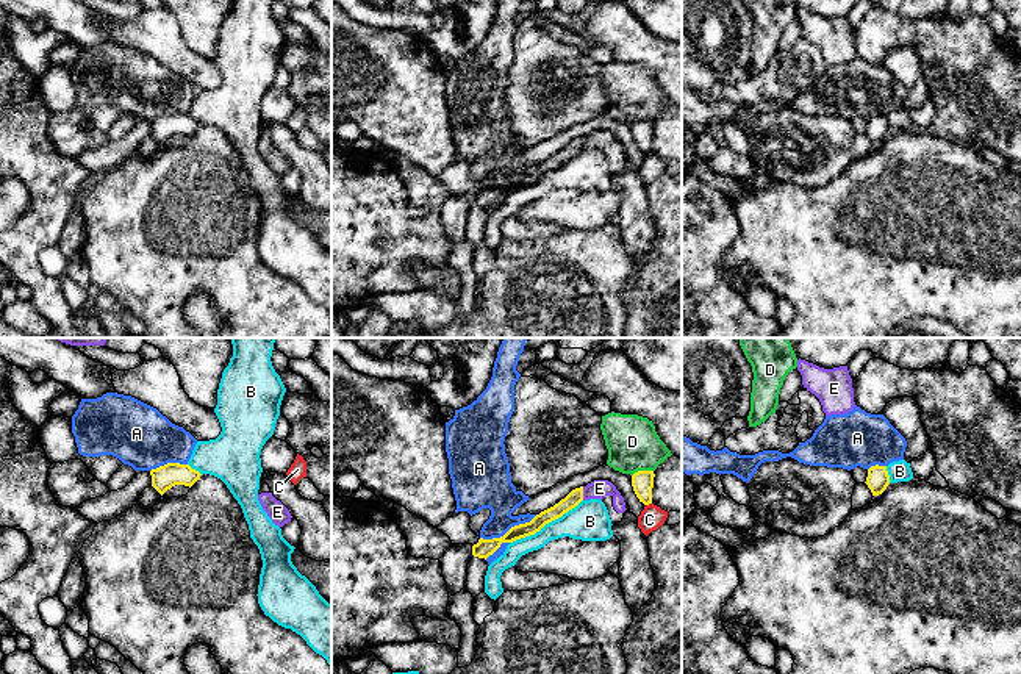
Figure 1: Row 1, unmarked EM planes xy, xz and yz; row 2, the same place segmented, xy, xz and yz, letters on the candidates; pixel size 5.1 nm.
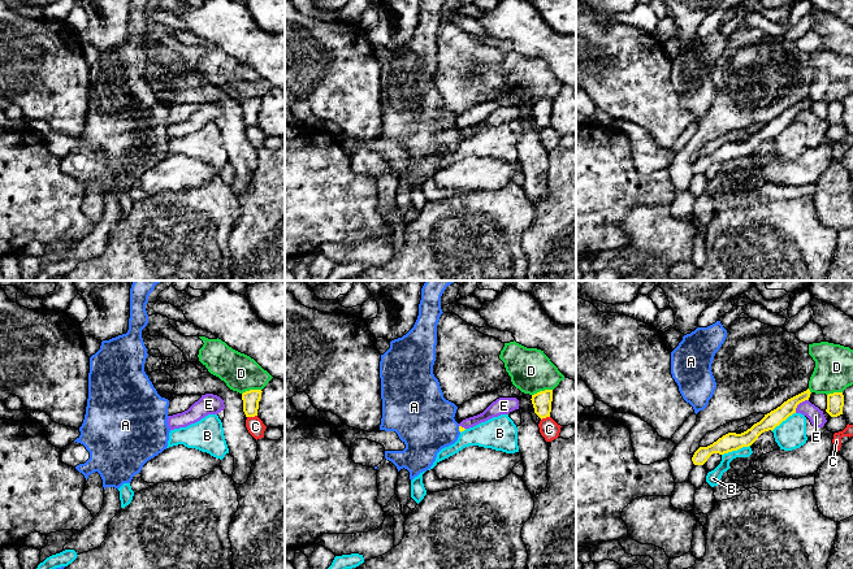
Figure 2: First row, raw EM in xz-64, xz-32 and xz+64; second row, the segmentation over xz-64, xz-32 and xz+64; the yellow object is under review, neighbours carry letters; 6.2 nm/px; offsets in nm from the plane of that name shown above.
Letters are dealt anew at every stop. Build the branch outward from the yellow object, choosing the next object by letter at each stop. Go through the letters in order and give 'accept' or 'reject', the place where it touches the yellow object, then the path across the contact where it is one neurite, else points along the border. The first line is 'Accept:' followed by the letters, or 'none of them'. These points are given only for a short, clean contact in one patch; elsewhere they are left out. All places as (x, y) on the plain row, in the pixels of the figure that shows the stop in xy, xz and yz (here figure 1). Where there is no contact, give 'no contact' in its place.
Accept: none of them
A: reject; meets yellow in xz at (510, 179); border along xz (537, 164), (529, 171), (512, 175), (499, 186), (480, 188)
B: reject; meets yellow in xz at (546, 172)
C: reject; meets yellow in xz at (648, 154); border along xz (651, 152), (646, 155)
D: reject; meets yellow in xz at (641, 121)
E: reject; meets yellow in xz at (582, 143)

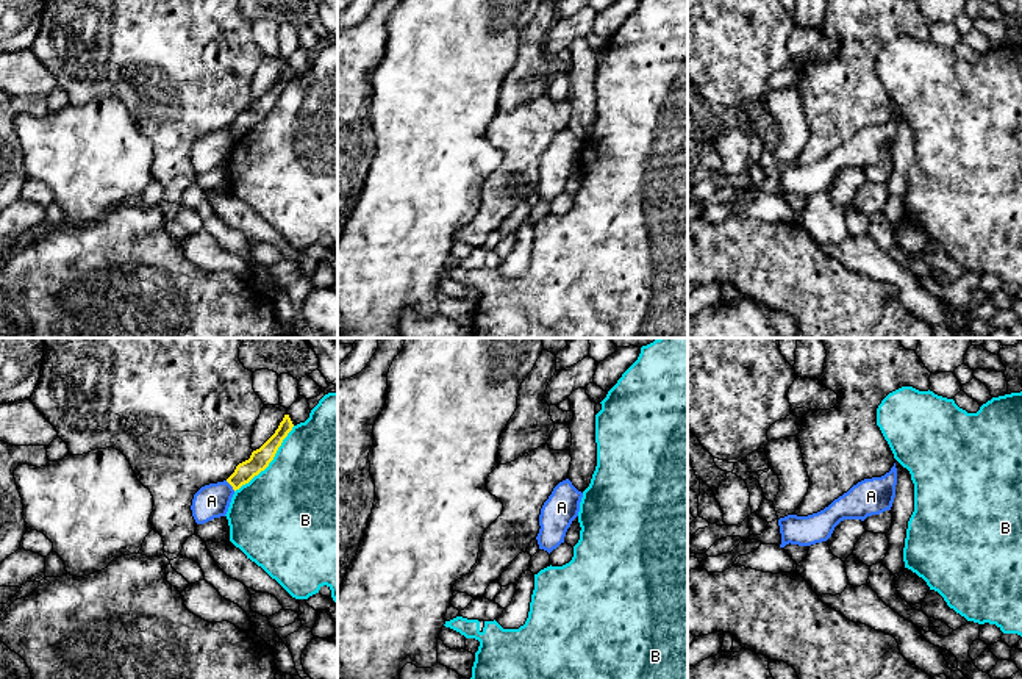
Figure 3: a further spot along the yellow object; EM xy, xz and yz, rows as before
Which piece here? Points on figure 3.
Accept: none of them
A: reject; meets yellow in xy at (230, 133); border along xy (225, 130), (235, 140)
B: reject; meets yellow in xy at (271, 110)

